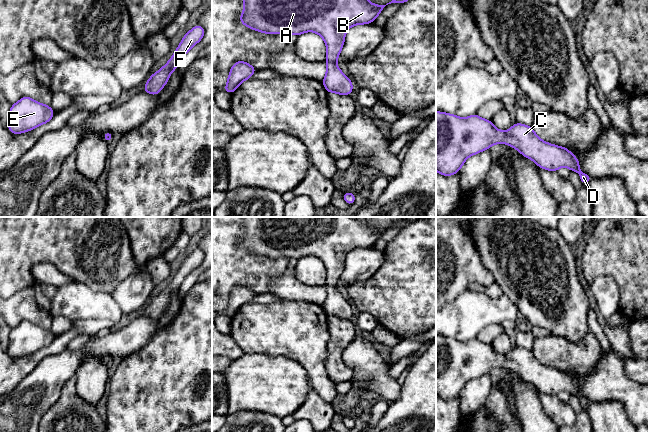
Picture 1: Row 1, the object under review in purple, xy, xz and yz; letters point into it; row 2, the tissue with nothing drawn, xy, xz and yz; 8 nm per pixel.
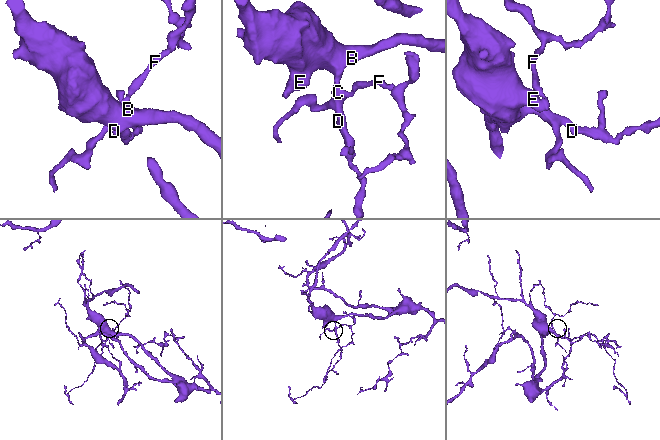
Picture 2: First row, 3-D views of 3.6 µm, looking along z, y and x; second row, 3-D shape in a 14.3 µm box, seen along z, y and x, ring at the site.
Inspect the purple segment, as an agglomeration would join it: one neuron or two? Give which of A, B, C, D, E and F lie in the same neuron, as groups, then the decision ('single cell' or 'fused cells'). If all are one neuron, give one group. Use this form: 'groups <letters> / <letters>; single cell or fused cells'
groups A B C D E F; single cell

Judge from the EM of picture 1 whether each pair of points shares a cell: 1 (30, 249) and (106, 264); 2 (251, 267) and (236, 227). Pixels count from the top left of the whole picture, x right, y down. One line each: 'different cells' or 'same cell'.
1: same cell
2: same cell

